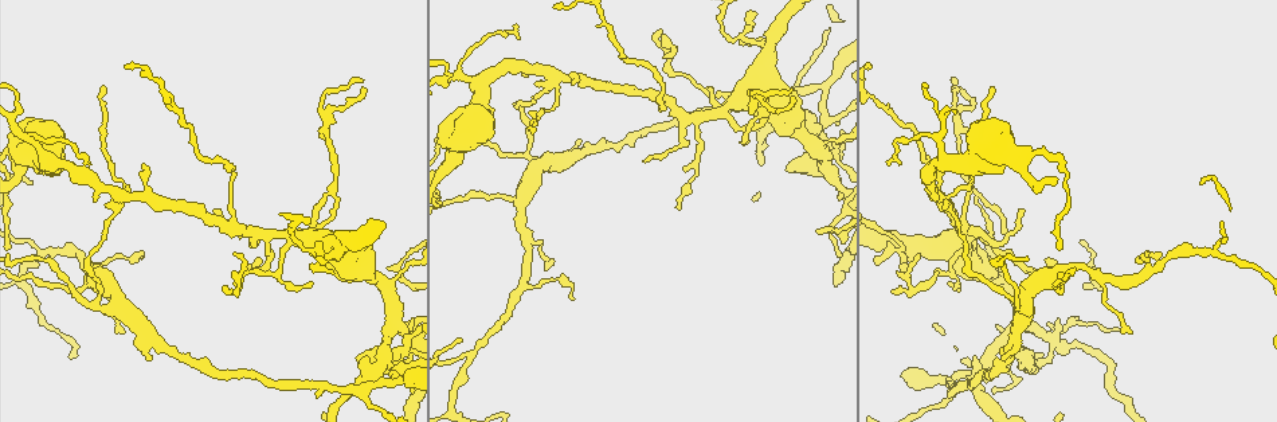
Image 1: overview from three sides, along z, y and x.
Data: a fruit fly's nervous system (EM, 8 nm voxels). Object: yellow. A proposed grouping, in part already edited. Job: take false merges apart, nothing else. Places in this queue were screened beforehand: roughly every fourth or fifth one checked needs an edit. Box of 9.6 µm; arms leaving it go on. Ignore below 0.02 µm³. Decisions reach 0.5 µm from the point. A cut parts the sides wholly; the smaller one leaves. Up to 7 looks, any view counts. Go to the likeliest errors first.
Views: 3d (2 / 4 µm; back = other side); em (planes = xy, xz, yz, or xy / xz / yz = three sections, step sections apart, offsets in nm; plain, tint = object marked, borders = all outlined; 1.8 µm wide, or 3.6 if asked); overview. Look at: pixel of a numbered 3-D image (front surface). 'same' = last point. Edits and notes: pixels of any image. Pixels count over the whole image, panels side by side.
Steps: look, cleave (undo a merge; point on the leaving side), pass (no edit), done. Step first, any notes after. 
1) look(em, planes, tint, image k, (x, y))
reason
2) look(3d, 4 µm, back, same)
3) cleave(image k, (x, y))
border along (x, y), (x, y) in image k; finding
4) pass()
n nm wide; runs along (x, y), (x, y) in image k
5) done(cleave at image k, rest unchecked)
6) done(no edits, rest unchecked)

look(3d, 4 µm, image 1, (724, 108))
abrupt turn

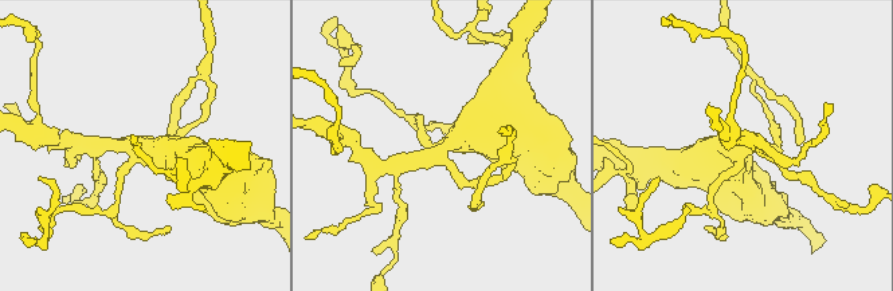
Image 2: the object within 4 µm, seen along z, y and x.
look(em, xy, step 16, tint, image 2, (434, 156))

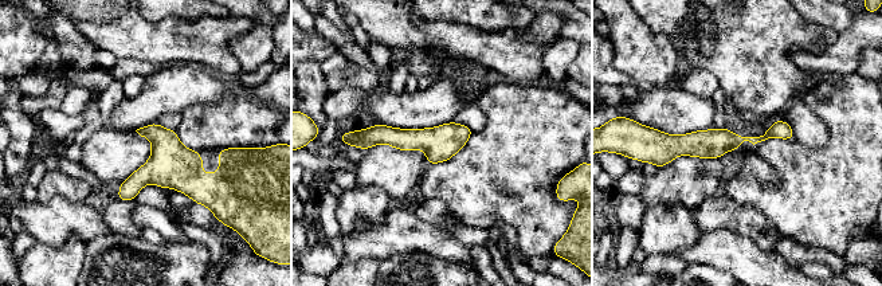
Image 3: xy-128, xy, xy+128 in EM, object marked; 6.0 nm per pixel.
look(em, planes, tint, same)

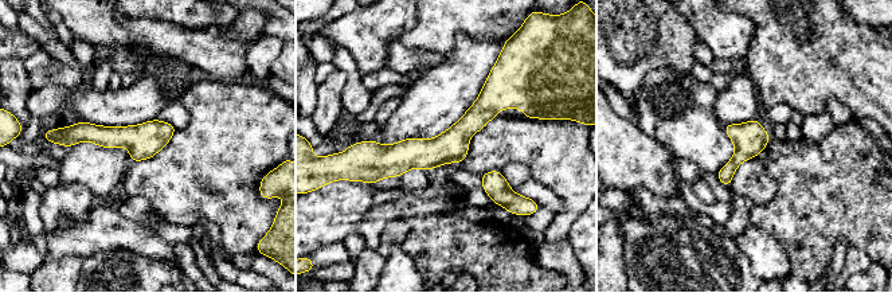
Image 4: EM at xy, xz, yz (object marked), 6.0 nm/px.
pass()
190 nm wide; all the same cell

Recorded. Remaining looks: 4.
look(3d, 4 µm, back, image 1, (547, 166))

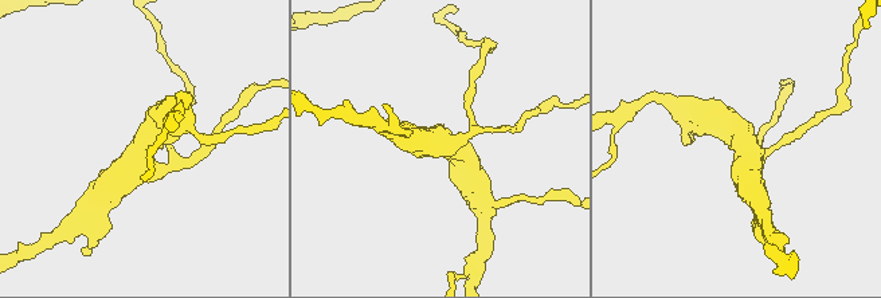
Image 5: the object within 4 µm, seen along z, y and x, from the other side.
look(em, planes, tint, image 5, (444, 144))
4 arms; now the EM

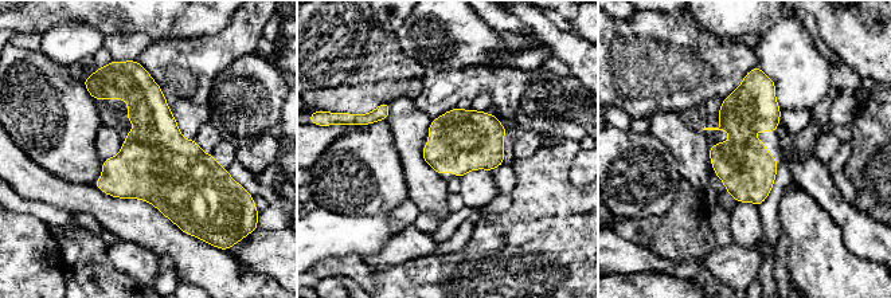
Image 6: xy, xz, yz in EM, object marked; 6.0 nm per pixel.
pass()
one cell here

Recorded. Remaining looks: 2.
look(3d, 2 µm, back, image 1, (943, 194))
looks like a crossing

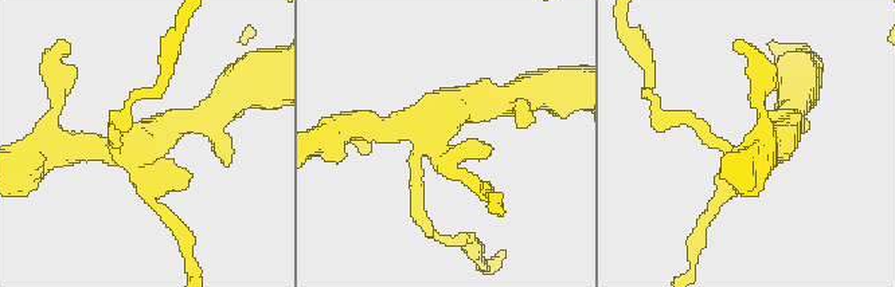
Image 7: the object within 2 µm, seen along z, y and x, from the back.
look(em, planes, tint, image 7, (435, 125))

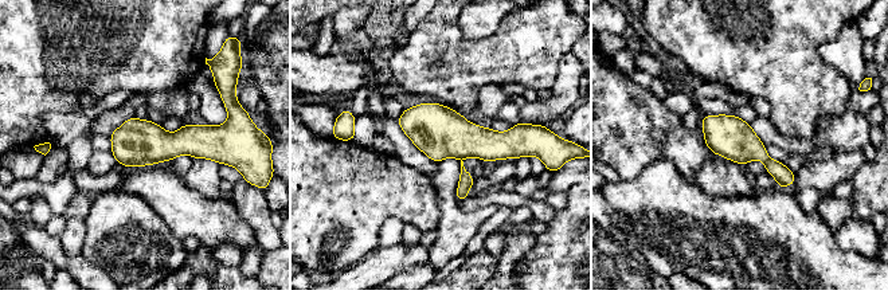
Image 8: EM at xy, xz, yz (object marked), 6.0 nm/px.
cleave(image 8, (783, 176))
border along (770, 159), (766, 164) in image 8; a second cell is stuck on

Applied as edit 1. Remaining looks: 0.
done(cleave at image 8, rest unchecked)

